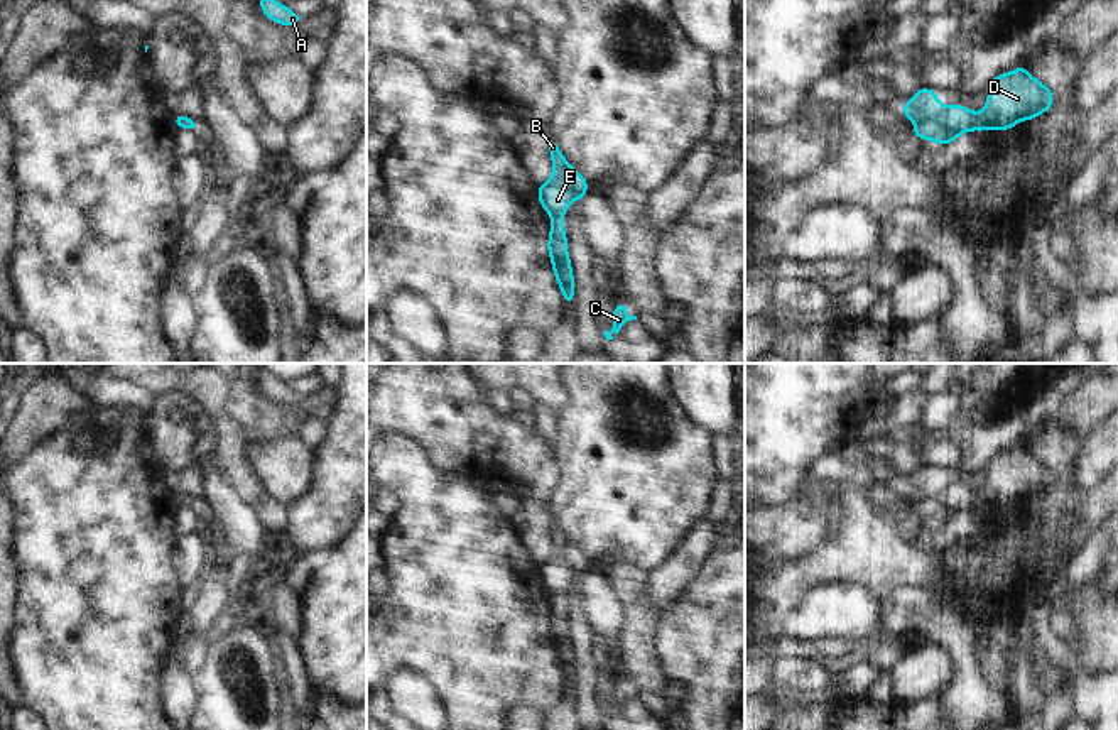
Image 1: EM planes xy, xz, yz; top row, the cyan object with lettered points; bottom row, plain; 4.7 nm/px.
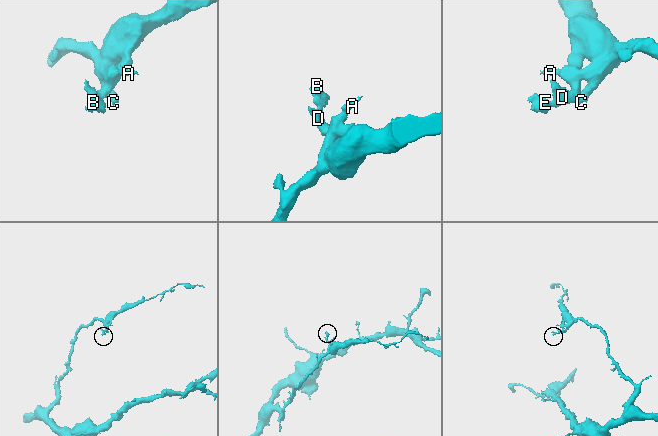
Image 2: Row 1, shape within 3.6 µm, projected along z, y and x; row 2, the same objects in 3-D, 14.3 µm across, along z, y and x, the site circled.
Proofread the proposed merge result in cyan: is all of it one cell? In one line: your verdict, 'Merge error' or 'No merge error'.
Merge error.

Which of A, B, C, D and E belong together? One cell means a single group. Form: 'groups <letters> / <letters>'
groups A C D / B E

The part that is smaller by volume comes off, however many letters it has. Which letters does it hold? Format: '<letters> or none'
B, E

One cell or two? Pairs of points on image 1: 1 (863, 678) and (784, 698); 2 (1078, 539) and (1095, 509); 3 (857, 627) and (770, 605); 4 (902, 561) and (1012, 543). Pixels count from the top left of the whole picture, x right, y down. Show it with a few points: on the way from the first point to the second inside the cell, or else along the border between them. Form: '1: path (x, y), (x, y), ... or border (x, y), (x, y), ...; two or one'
1: path (843, 691), (804, 697); one
2: path (1081, 533), (1088, 516); one
3: border (824, 585), (816, 585), (804, 595), (781, 632); two
4: border (943, 553), (938, 563), (938, 577), (928, 587); two

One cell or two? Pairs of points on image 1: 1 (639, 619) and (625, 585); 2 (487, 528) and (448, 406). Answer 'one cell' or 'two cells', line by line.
1: one cell
2: two cells

